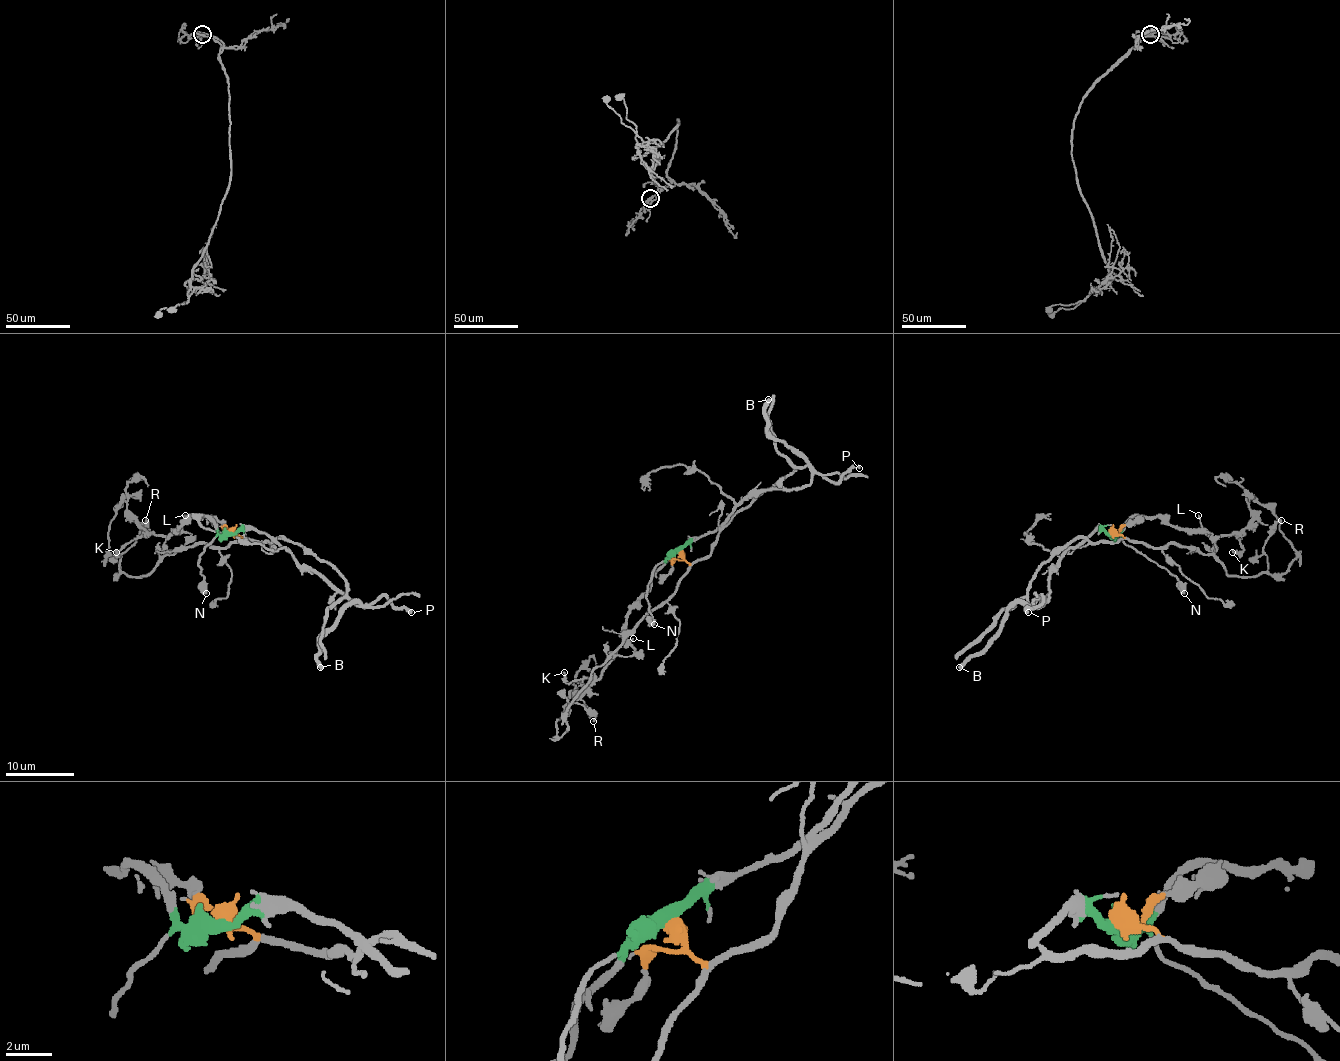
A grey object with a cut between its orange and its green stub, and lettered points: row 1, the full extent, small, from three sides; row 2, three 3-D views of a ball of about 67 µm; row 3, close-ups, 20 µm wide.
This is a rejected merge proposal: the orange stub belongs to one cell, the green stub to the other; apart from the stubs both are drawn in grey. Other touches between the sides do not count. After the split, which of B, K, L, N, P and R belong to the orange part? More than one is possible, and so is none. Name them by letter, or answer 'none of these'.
R

